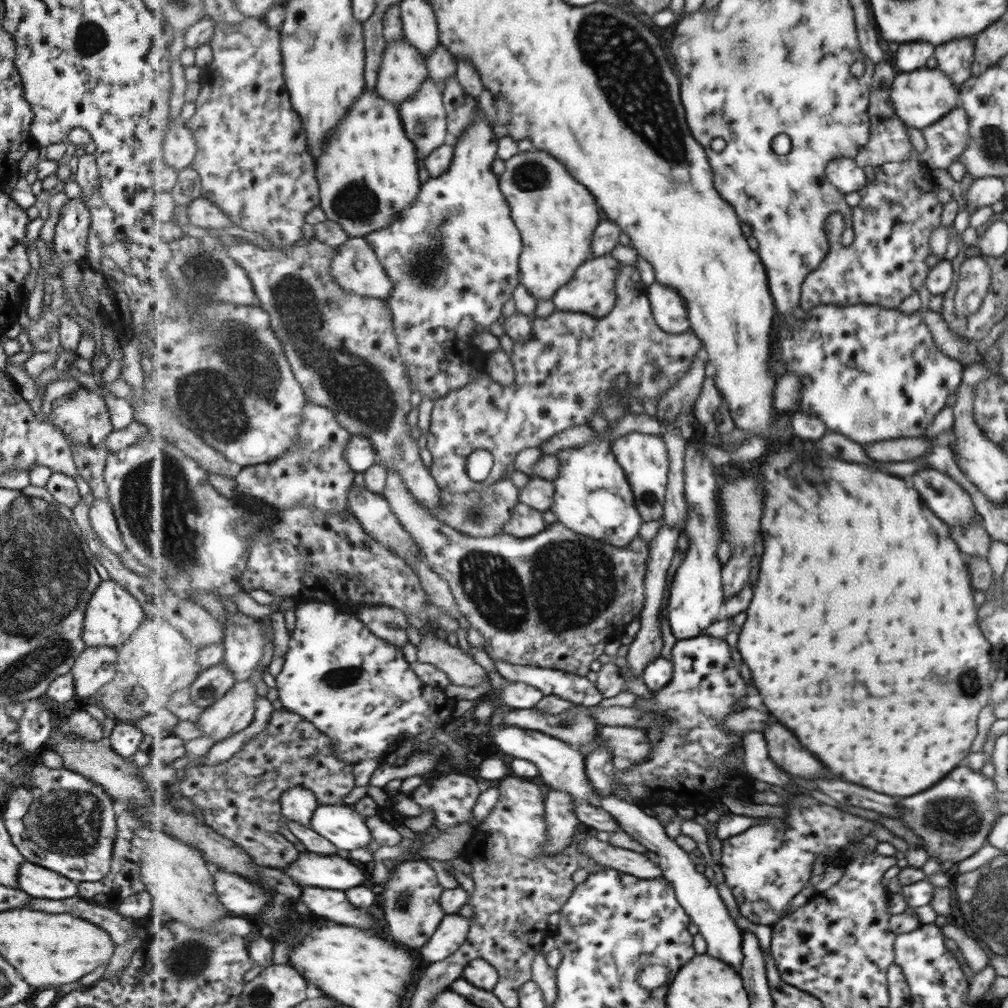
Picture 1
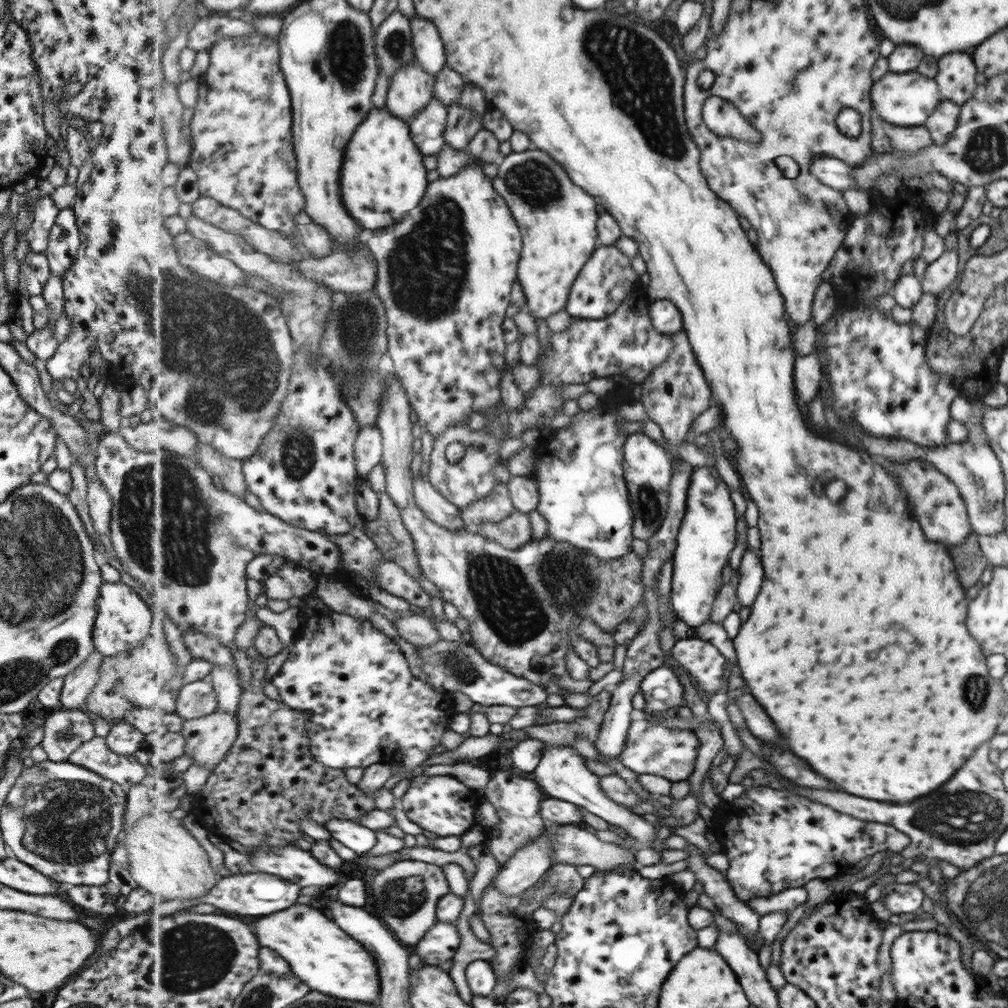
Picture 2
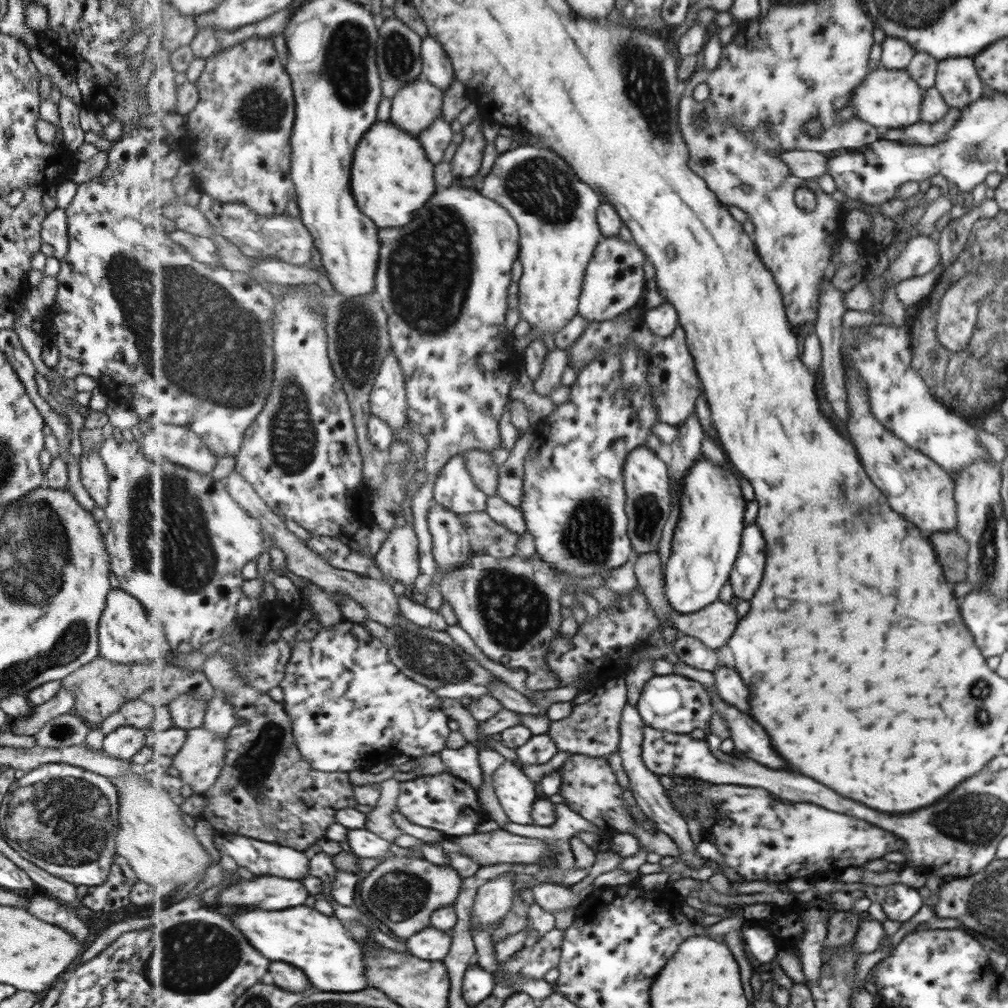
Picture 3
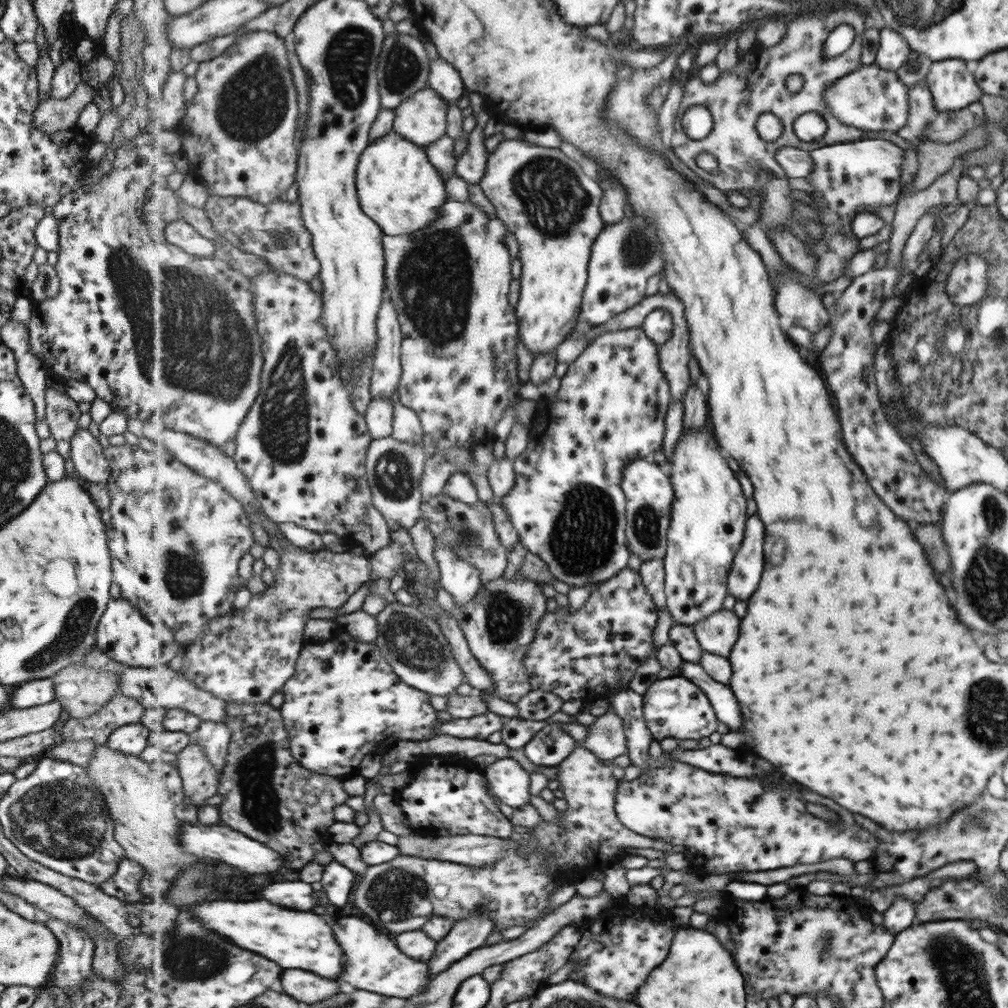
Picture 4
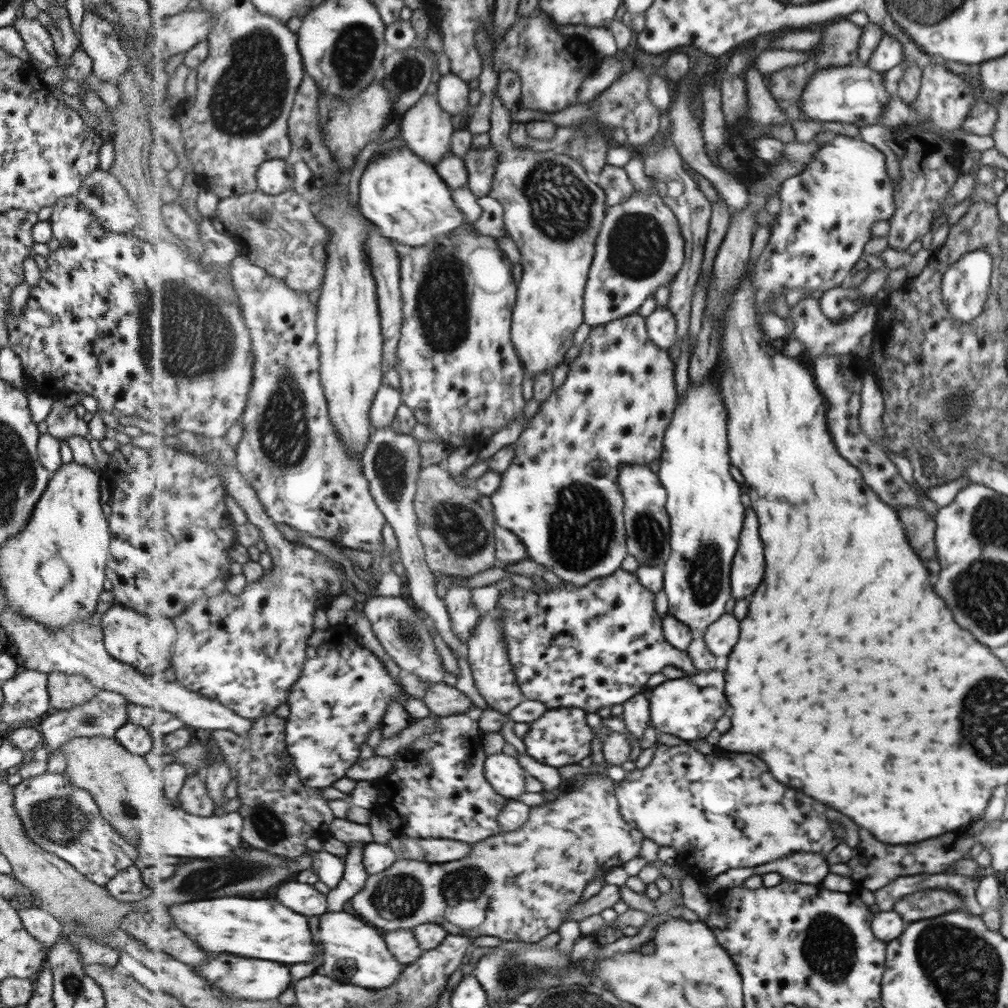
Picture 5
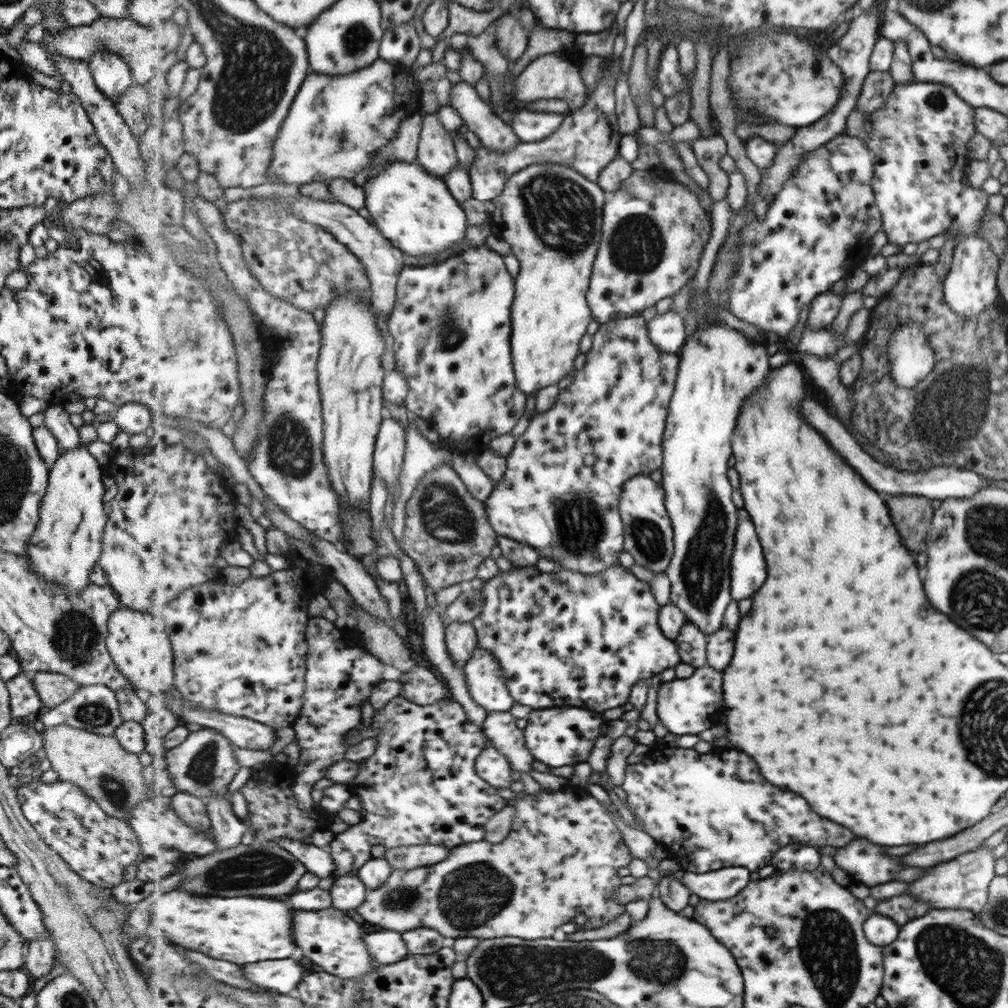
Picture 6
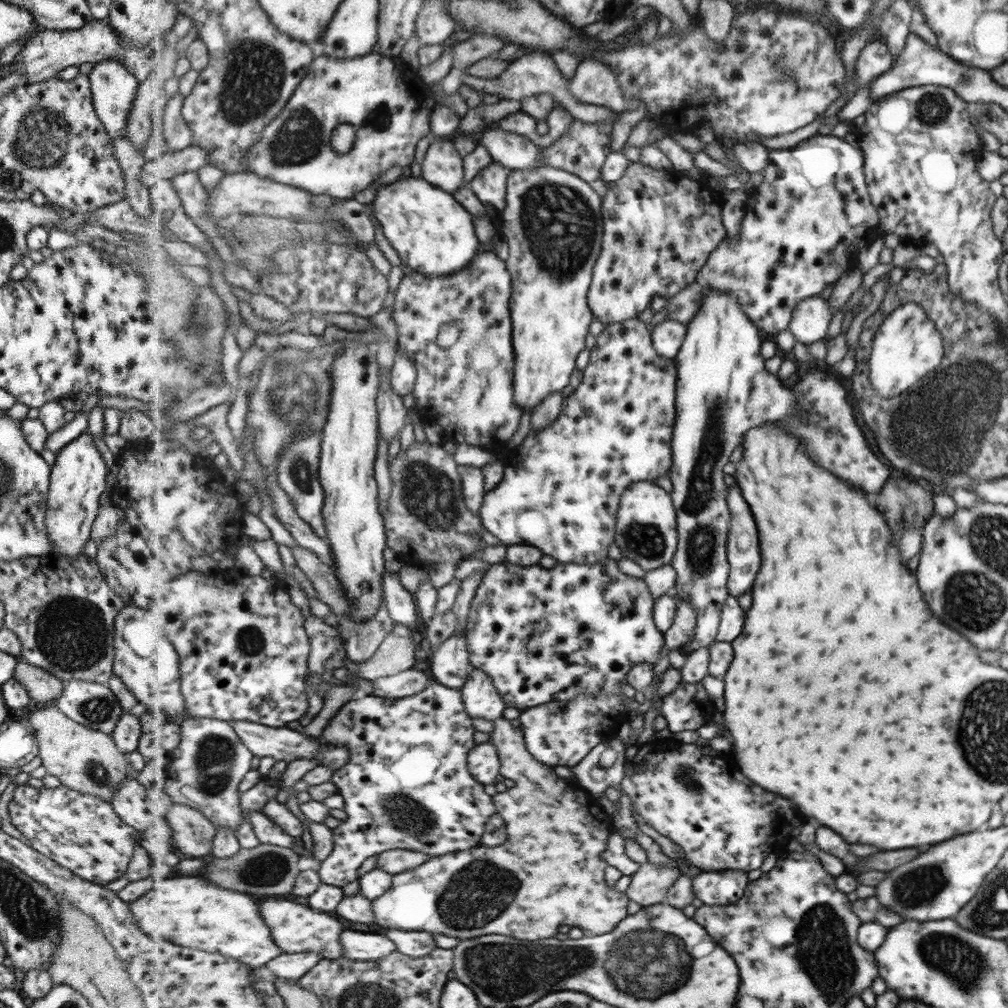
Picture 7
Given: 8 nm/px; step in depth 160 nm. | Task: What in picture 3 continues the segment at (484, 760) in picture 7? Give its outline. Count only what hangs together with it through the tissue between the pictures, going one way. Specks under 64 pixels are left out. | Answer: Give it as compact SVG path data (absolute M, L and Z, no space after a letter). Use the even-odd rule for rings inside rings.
M507 761L493 775L496 795L511 822L520 825L535 825L532 810L539 800L533 780L529 780L517 763Z

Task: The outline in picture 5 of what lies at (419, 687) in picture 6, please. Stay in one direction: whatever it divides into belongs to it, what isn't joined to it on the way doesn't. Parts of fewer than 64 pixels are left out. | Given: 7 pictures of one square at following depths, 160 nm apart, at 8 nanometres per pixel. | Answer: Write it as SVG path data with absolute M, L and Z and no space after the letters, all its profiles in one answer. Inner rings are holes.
M444 681L429 683L422 700L429 712L439 717L465 714L475 706L461 690L448 686Z

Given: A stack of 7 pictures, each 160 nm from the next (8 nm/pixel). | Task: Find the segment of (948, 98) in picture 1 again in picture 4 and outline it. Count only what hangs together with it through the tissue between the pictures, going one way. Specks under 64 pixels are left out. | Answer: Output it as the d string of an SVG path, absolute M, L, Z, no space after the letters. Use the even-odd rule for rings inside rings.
M875 64L861 66L845 77L836 78L824 88L824 105L831 110L832 115L841 123L853 126L863 131L898 131L908 120L908 87L896 77L894 71L883 70Z

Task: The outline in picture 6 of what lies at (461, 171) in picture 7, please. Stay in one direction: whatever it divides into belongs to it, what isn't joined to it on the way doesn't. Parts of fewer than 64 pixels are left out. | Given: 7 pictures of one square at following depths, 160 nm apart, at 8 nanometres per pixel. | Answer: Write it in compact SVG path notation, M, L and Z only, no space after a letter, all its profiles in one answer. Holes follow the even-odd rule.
M437 112L424 116L417 158L429 174L441 178L459 165L456 135L440 123Z

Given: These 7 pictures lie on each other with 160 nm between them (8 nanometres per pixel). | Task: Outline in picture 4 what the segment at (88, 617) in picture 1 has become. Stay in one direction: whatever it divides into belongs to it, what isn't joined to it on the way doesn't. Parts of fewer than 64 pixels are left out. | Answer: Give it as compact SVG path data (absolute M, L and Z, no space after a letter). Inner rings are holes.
M126 599L107 601L105 610L99 617L95 630L95 646L111 660L118 662L120 667L154 667L176 664L181 646L177 642L175 633L169 626L161 623L147 622L141 613L131 606Z

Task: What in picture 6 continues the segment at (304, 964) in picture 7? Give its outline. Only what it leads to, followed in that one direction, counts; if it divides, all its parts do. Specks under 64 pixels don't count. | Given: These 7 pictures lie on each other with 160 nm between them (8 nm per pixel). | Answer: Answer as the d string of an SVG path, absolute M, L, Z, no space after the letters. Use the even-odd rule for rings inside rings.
M293 958L273 960L273 962L257 962L253 966L243 966L246 977L261 988L276 990L279 994L296 994L300 982L309 973L303 969L301 962Z

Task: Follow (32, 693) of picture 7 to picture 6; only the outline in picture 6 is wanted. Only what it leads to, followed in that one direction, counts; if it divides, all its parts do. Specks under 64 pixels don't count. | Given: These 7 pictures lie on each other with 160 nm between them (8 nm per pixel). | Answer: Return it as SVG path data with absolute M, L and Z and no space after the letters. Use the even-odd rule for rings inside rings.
M36 672L28 675L43 707L53 708L69 698L79 684L68 676L54 672Z

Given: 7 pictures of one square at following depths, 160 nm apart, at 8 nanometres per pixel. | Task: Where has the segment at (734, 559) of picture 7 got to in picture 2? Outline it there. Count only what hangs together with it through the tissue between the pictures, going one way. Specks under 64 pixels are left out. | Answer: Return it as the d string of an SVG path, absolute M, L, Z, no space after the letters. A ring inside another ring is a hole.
M746 549L739 566L740 580L737 585L741 606L753 606L765 580L765 568L759 554Z

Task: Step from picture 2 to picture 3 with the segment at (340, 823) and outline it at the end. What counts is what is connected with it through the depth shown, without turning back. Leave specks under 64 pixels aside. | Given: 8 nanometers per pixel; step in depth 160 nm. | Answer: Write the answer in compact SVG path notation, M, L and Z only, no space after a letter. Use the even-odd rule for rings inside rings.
M349 829L347 833L347 843L350 845L351 851L355 856L362 858L374 858L374 859L386 859L392 856L389 852L391 850L391 843L383 838L380 838L377 834L365 829Z

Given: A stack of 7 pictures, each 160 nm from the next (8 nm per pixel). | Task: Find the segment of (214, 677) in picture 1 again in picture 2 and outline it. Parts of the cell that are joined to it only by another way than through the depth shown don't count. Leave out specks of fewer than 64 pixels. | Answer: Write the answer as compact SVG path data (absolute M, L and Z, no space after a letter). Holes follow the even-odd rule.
M211 678L184 685L176 703L176 713L185 721L213 714L218 710L218 696Z

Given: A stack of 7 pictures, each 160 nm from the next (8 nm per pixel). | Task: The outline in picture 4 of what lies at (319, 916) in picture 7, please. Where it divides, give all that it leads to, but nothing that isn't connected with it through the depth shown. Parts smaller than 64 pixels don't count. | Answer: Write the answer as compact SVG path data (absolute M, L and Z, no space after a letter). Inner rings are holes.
M357 916L341 918L333 924L337 940L345 950L345 972L343 980L355 989L368 990L390 997L411 998L424 993L428 984L435 978L429 974L429 964L410 958L401 952L396 942L376 930L371 924Z

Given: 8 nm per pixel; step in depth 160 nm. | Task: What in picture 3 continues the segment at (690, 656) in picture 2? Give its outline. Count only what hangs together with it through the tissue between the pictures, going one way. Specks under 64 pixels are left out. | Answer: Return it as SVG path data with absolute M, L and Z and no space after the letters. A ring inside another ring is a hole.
M682 634L674 644L673 653L676 654L679 660L690 667L699 670L708 670L714 672L717 663L717 654L715 650L709 648L699 638Z

